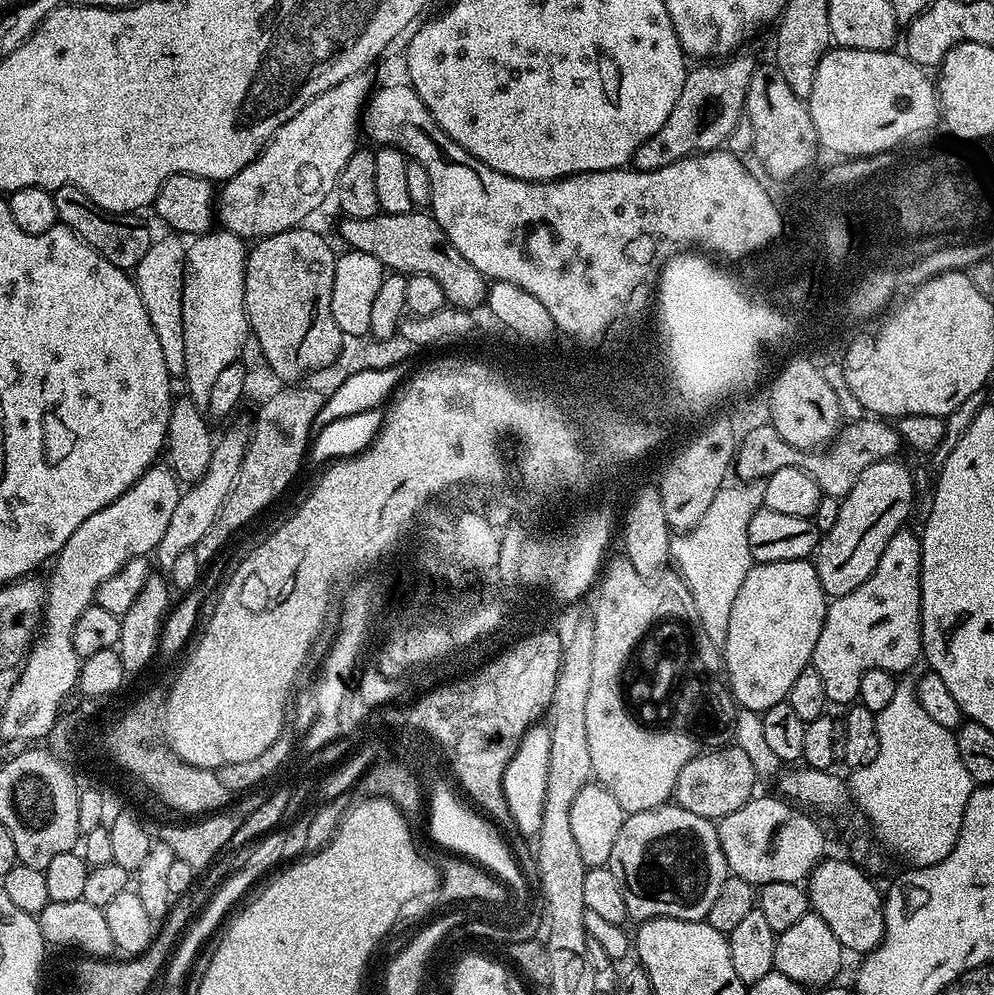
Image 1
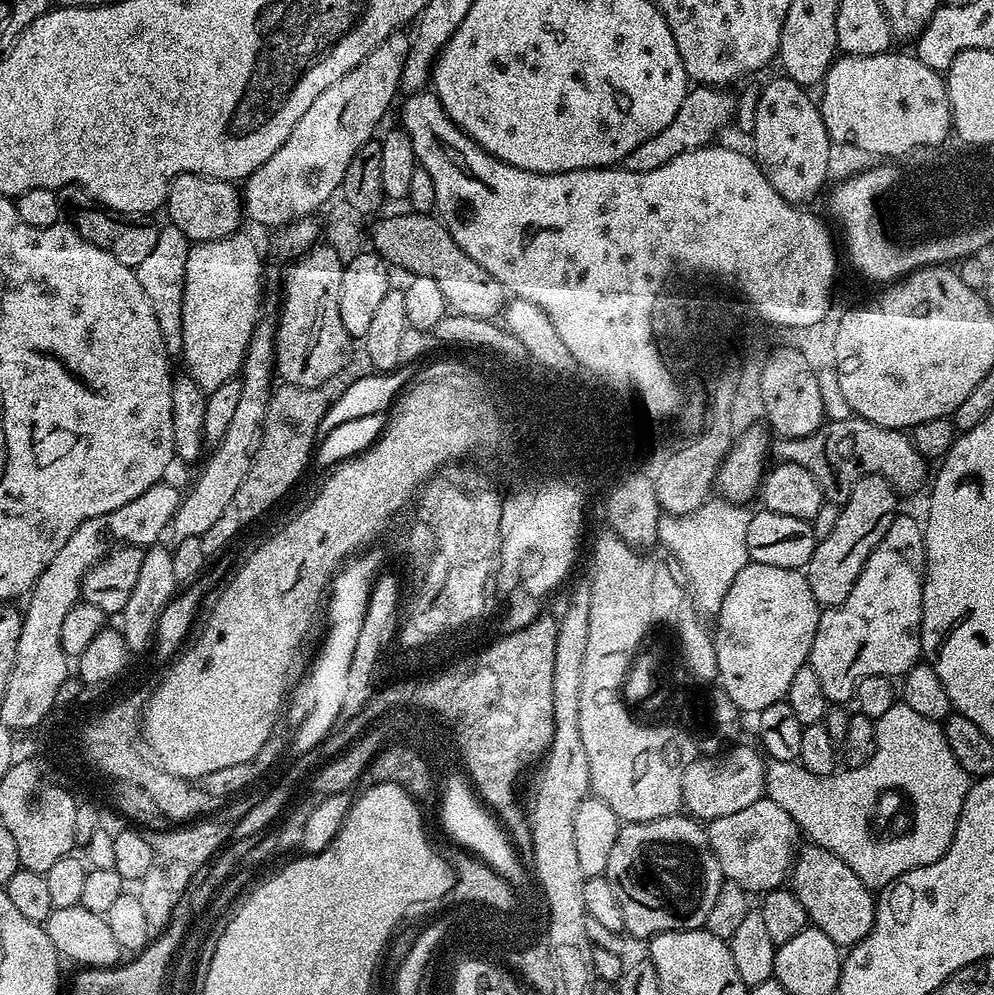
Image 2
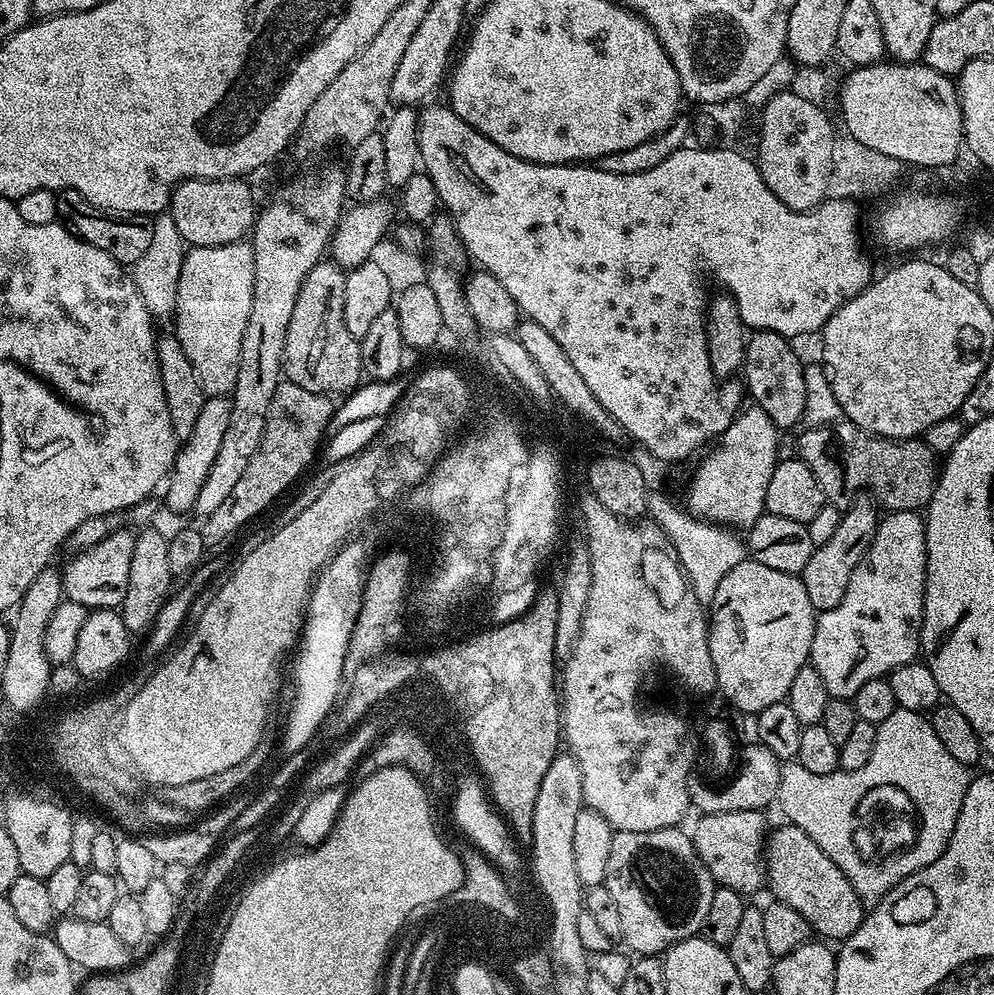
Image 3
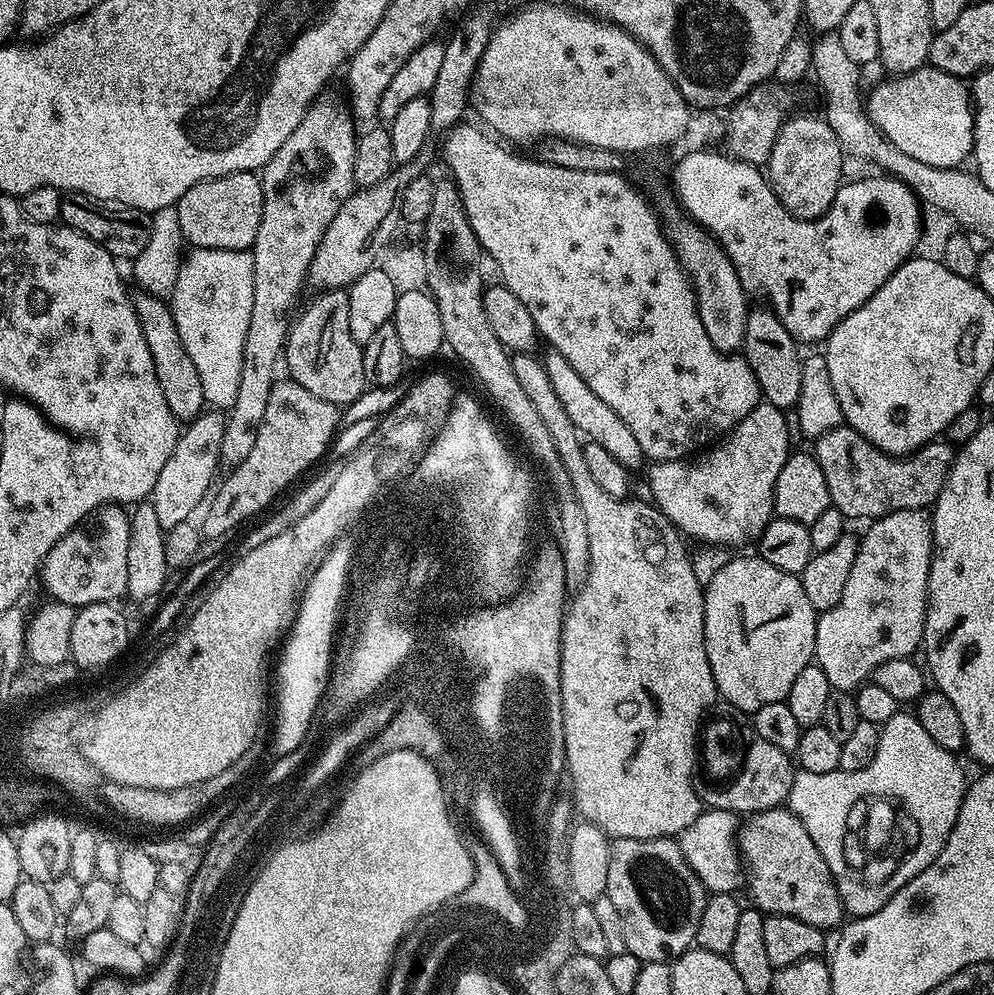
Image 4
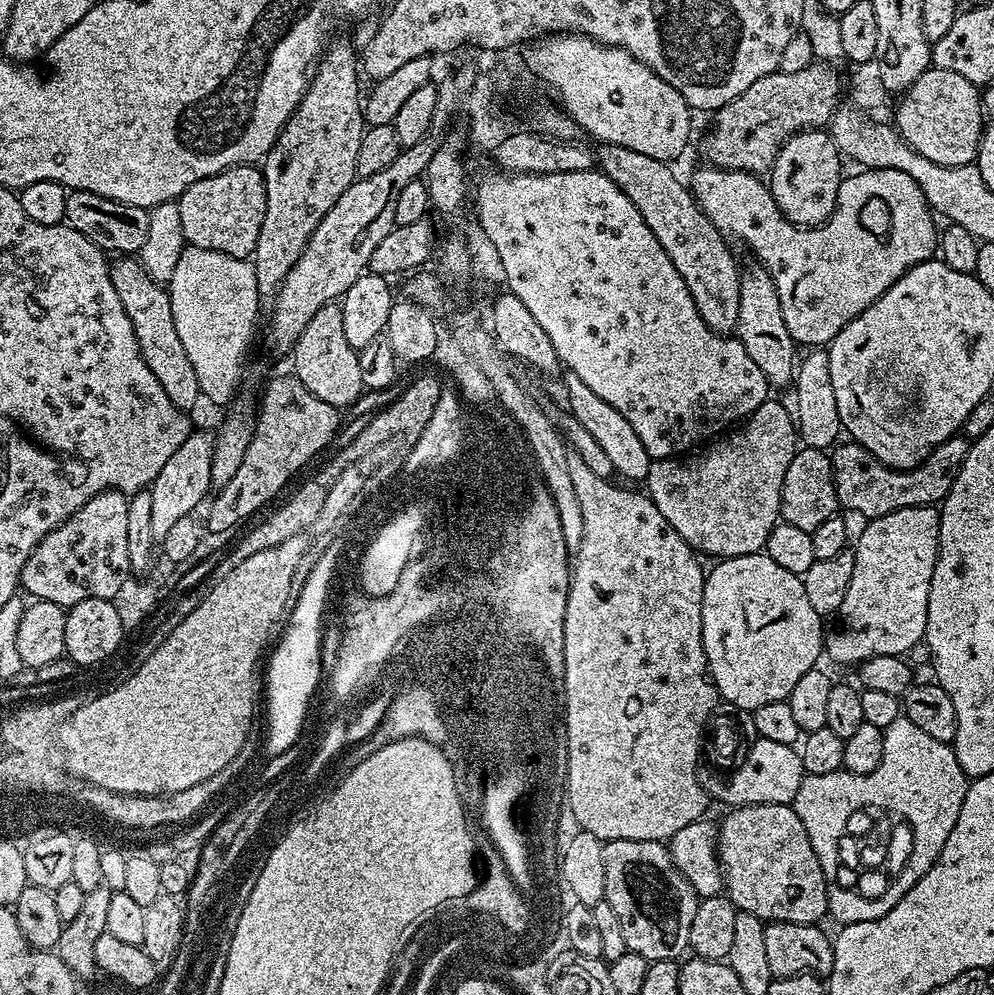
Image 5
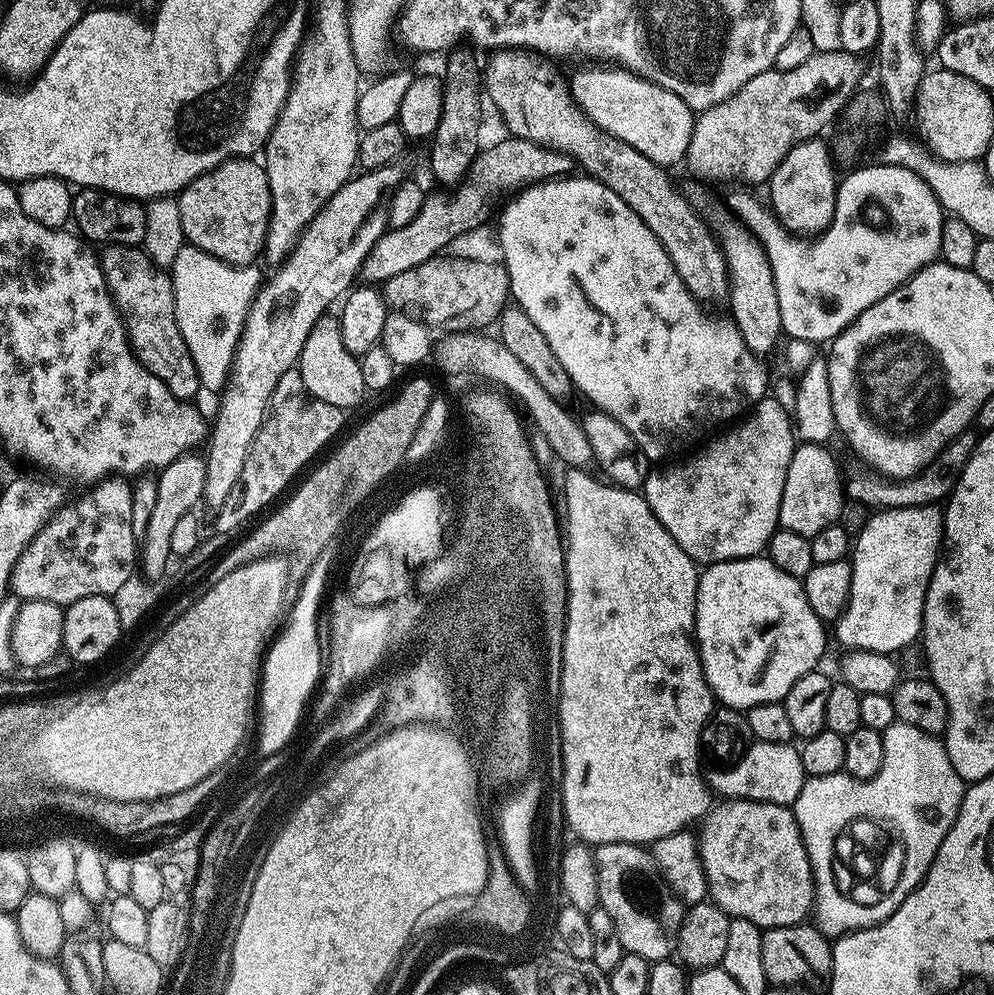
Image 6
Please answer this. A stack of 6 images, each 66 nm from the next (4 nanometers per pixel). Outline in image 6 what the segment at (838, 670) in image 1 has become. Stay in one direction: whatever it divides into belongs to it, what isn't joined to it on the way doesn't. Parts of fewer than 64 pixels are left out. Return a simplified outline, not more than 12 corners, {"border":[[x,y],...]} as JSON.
{"border":[[935,504],[885,508],[855,533],[844,650],[921,635],[942,555]]}

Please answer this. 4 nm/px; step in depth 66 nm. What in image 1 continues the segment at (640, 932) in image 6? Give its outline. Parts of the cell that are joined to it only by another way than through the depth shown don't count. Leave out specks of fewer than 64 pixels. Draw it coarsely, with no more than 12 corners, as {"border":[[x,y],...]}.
{"border":[[625,815],[606,867],[628,915],[704,920],[730,874],[716,824]]}

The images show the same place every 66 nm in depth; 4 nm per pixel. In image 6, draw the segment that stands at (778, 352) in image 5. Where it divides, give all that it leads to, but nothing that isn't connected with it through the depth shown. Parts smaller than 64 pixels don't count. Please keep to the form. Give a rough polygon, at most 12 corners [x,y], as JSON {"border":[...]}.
{"border":[[691,182],[728,268],[730,320],[755,354],[782,337],[766,250]]}

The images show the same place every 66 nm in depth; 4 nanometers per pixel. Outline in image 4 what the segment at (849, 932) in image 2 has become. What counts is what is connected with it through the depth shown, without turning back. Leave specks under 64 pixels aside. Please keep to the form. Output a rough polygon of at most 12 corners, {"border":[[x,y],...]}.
{"border":[[787,807],[738,843],[761,912],[839,929],[837,879]]}

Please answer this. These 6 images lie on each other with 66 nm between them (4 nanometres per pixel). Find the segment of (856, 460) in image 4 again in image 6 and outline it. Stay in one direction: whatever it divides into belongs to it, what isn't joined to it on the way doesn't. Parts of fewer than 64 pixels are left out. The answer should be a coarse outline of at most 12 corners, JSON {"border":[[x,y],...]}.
{"border":[[961,432],[922,472],[899,482],[848,480],[868,510],[945,501],[976,448]]}

